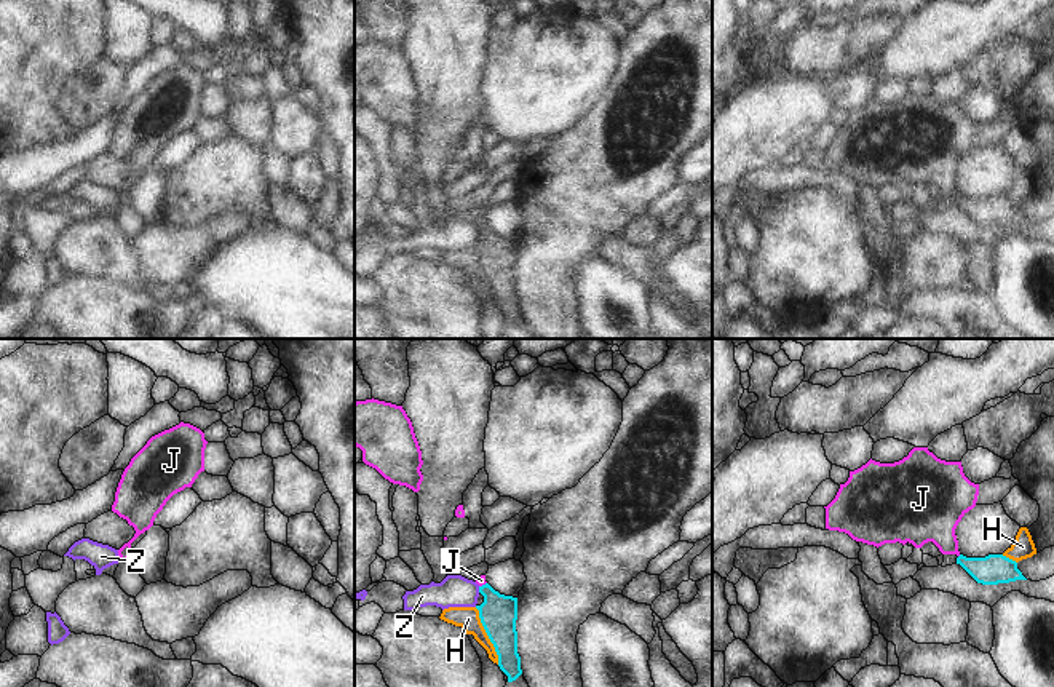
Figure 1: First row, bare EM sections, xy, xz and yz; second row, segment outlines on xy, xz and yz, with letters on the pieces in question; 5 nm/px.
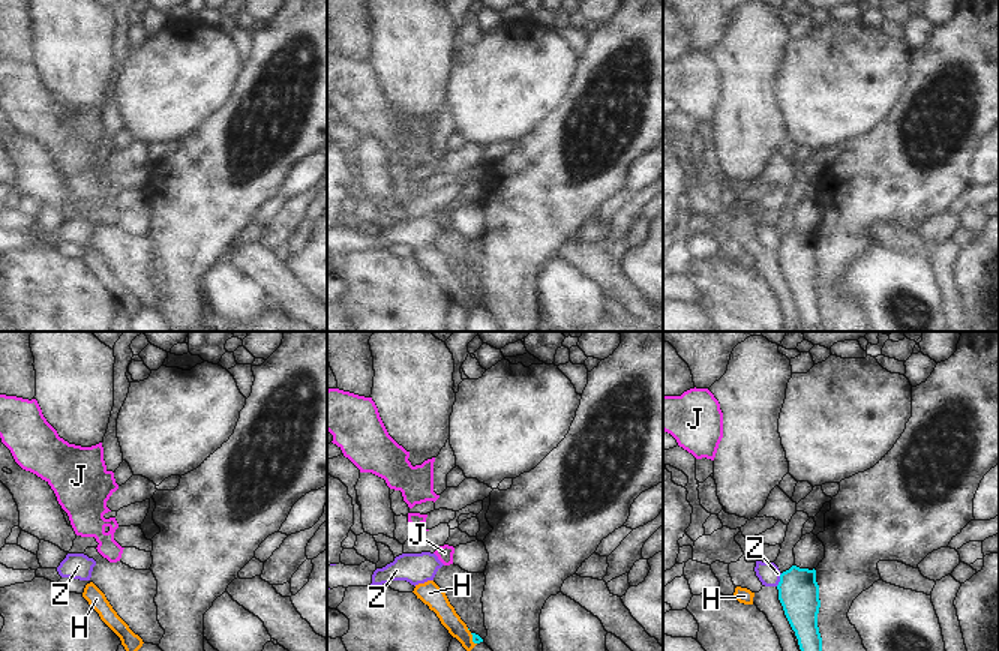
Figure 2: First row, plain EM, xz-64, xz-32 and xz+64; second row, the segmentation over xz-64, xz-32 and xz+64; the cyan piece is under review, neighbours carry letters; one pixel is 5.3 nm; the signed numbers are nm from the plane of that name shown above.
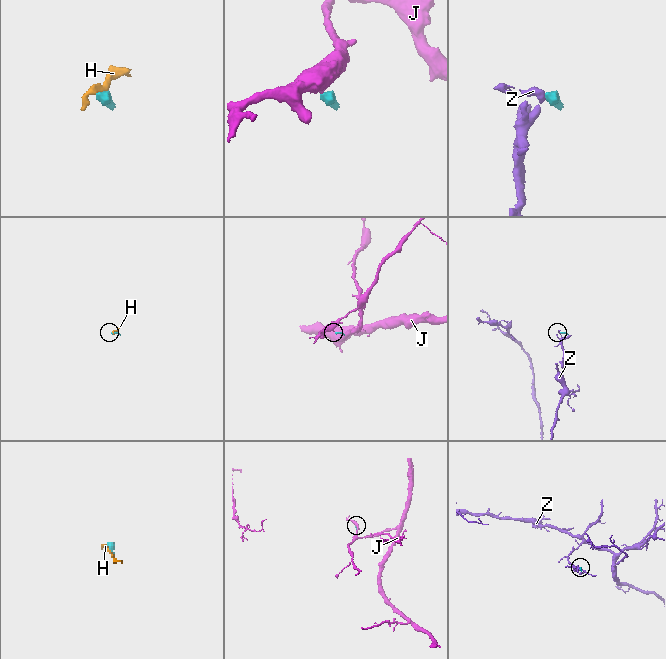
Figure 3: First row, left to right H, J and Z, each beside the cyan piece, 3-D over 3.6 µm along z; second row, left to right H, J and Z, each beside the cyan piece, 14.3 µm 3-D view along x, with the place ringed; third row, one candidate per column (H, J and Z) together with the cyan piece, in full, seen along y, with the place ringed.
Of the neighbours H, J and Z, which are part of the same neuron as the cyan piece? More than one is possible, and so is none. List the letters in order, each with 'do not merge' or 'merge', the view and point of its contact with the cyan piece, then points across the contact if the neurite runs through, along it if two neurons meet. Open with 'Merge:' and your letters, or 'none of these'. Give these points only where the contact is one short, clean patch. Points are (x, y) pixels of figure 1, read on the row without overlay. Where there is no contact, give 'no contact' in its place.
Merge: J
H: do not merge | xz (487, 277) | along xz (475, 250), (499, 305)
J: merge | xz (483, 227) | across xz (499, 254), (483, 227), (481, 222)
Z: do not merge | xz (479, 232) | along xz (478, 229), (479, 234)

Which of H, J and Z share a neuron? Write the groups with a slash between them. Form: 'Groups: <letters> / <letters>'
Groups: H / J / Z

